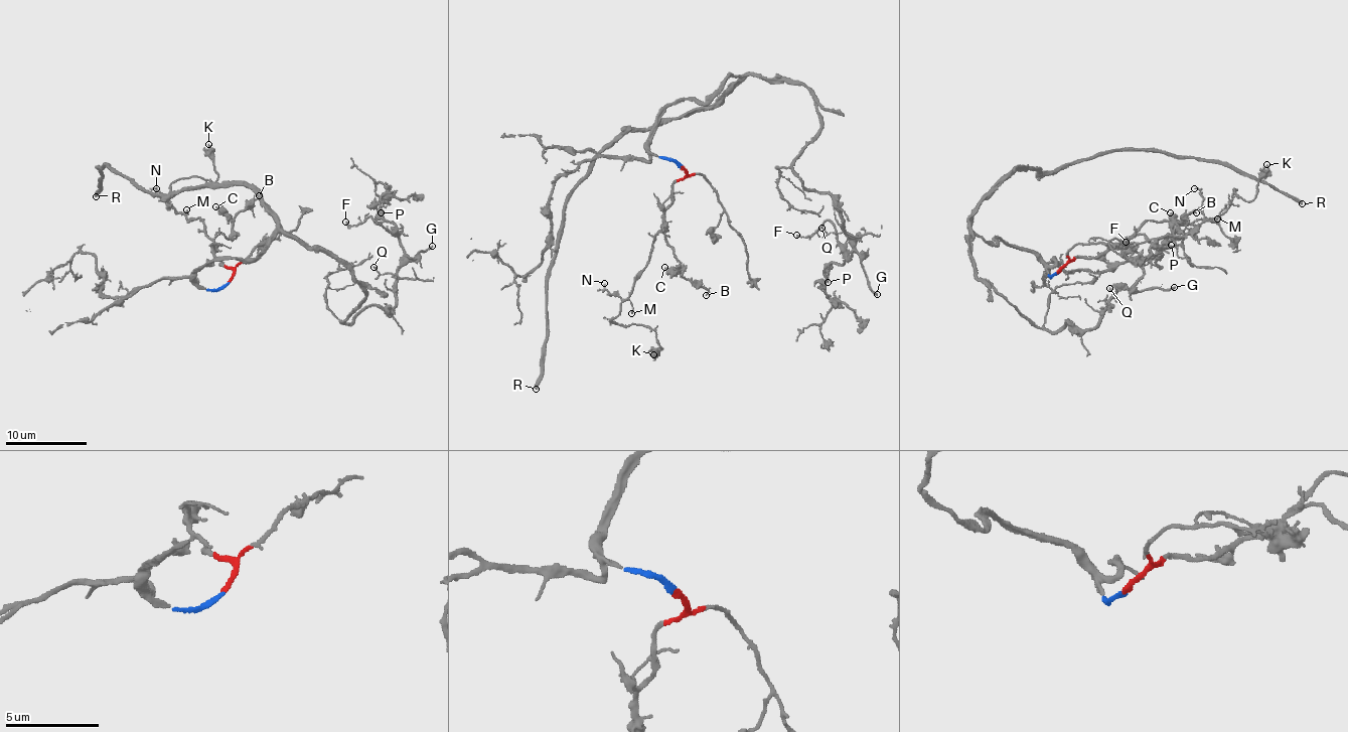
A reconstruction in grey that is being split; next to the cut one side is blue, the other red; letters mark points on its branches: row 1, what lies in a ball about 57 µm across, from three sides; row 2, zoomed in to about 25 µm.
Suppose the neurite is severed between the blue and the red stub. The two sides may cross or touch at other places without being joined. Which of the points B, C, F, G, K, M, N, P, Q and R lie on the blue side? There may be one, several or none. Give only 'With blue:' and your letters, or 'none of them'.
With blue: F, G, P, Q, R

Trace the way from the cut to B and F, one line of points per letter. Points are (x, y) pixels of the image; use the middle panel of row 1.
B: (681, 166), (685, 175), (674, 184), (664, 238), (682, 276), (703, 288), (705, 295)
F: (681, 166), (648, 147), (670, 105), (804, 85), (820, 129), (793, 163), (853, 249), (829, 221), (796, 234)

